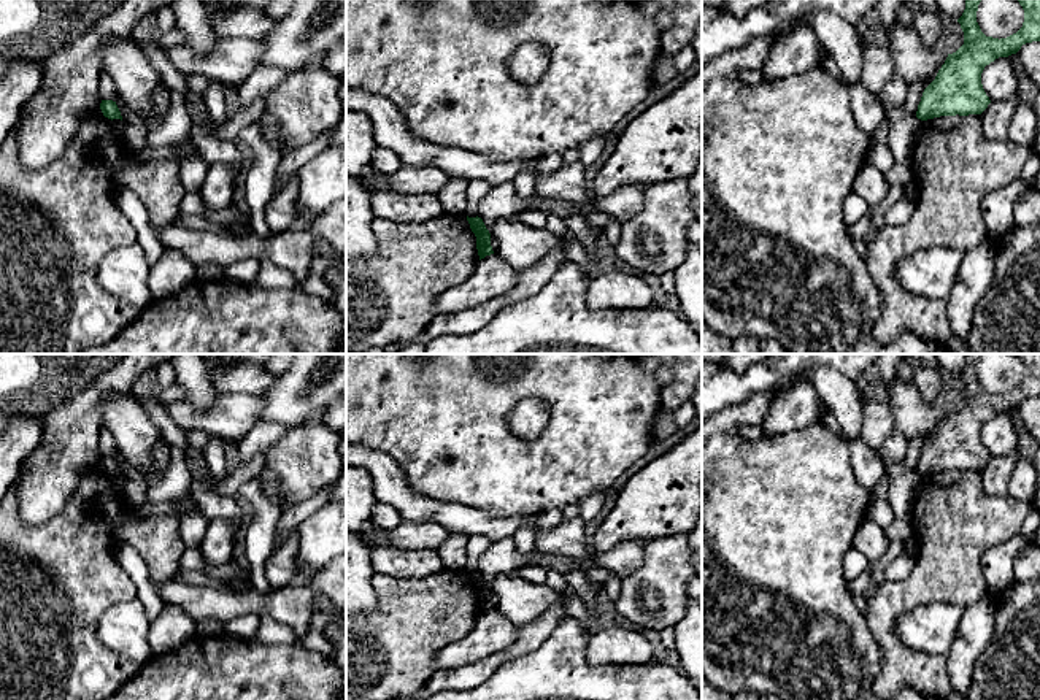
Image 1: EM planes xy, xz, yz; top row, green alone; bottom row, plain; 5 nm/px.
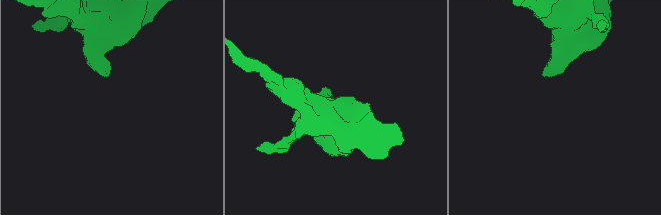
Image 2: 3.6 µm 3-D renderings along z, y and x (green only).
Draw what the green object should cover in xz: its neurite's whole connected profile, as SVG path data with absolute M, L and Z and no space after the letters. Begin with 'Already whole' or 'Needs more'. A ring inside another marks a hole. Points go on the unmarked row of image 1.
Already whole. M468 573L467 576L470 579L472 587L476 592L476 605L478 605L478 611L480 616L484 614L486 611L494 610L492 602L491 602L491 589L486 584L484 578L481 573Z

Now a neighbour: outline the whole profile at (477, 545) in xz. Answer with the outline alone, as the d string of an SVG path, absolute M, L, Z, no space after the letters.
M472 535L467 543L467 567L465 571L476 573L478 571L478 559L480 556L491 546L491 541L483 535Z

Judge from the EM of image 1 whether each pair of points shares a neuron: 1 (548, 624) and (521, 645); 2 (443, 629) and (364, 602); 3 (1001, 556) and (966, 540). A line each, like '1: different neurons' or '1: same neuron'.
1: same neuron
2: different neurons
3: different neurons

